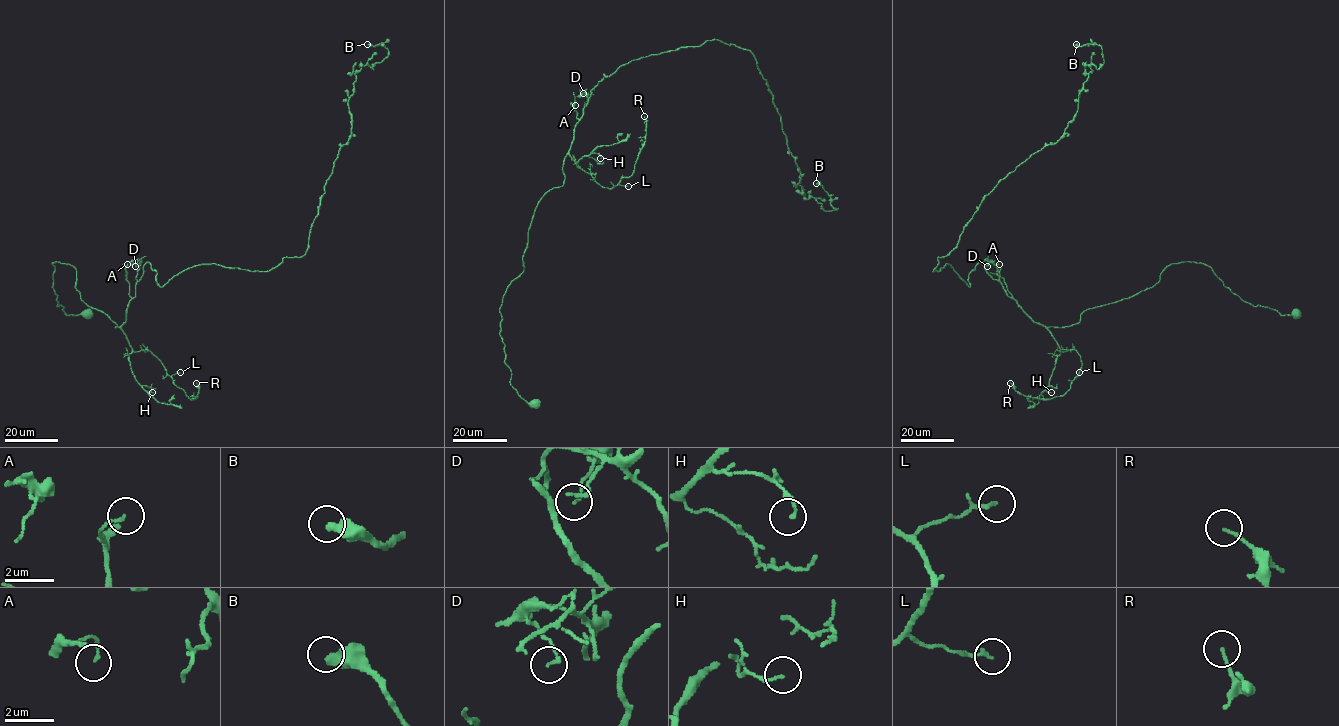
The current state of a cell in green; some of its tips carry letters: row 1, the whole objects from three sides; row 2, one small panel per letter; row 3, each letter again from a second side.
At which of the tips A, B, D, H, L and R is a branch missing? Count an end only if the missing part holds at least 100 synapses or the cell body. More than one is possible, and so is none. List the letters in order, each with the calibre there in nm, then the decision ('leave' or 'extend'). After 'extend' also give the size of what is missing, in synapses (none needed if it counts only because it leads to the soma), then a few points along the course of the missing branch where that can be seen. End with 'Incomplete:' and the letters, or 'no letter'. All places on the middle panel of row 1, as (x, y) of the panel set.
A: calibre 110 nm; leave
B: calibre 550 nm; leave
D: calibre 110 nm; leave
H: calibre 110 nm; leave
L: calibre 100 nm; leave
R: calibre 120 nm; leave
Incomplete: no letter

